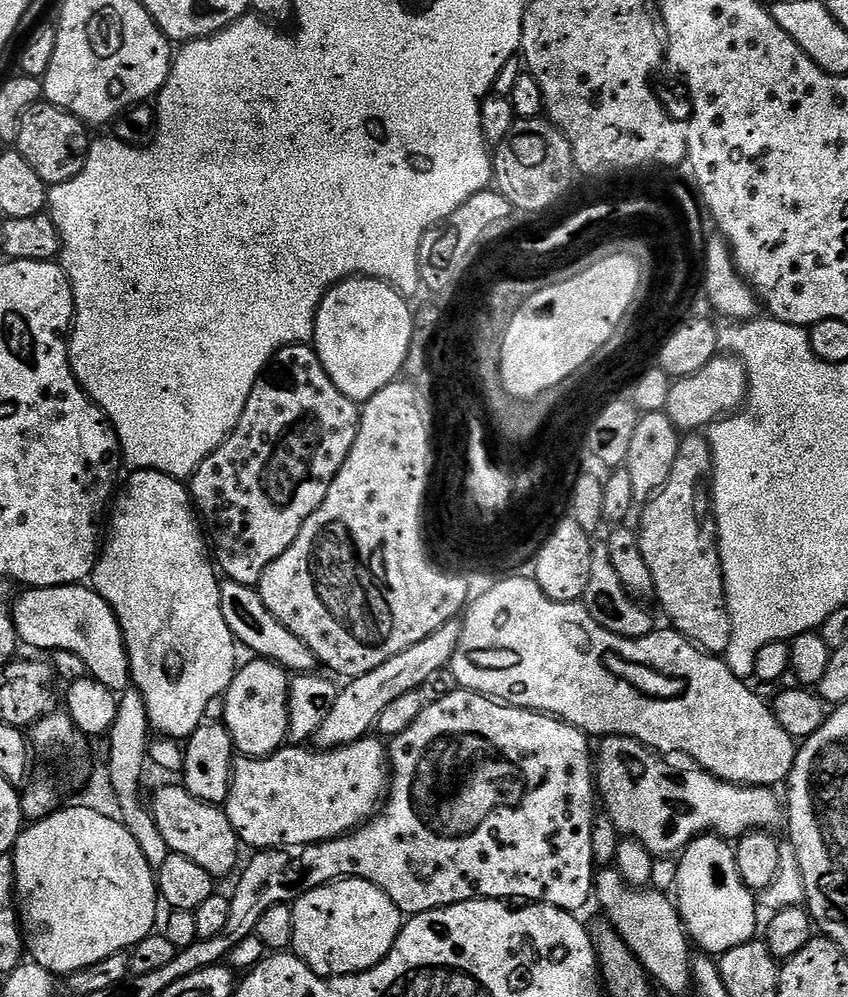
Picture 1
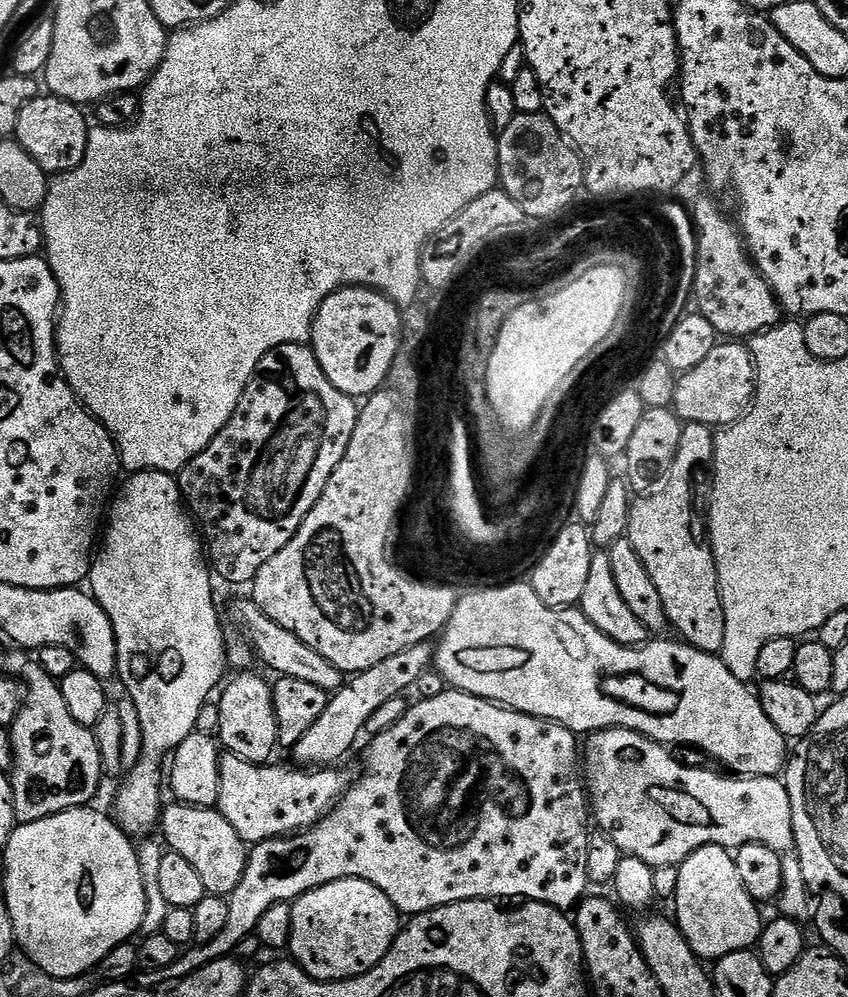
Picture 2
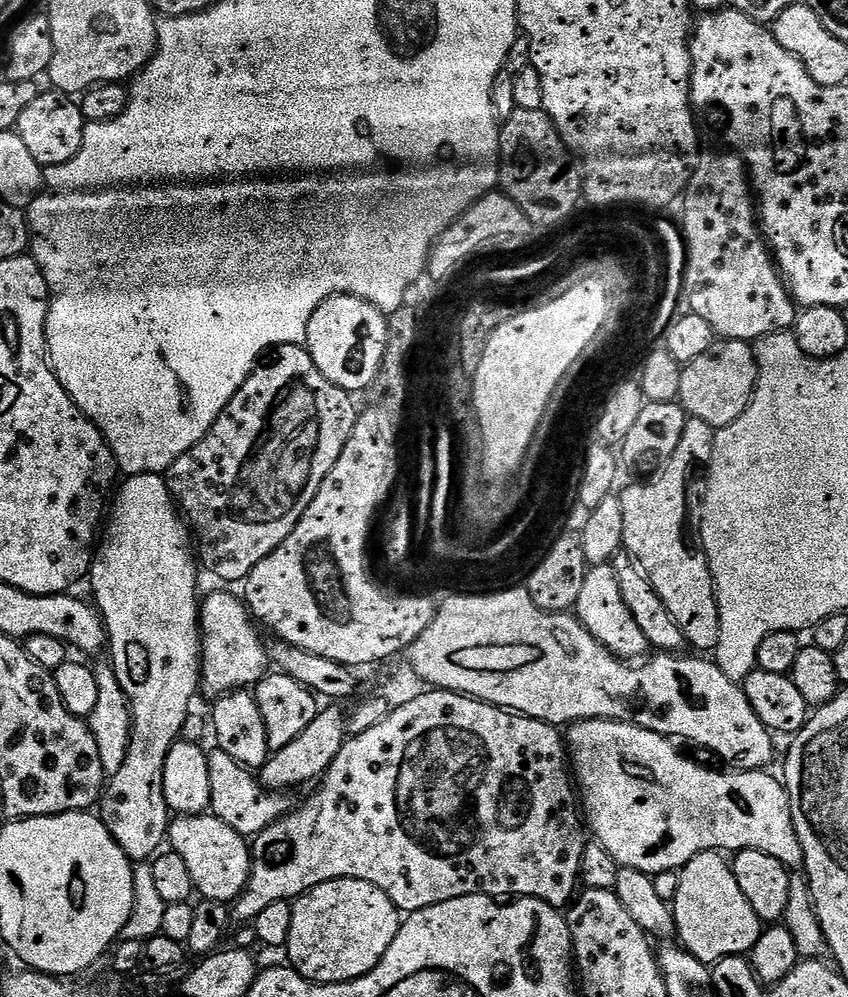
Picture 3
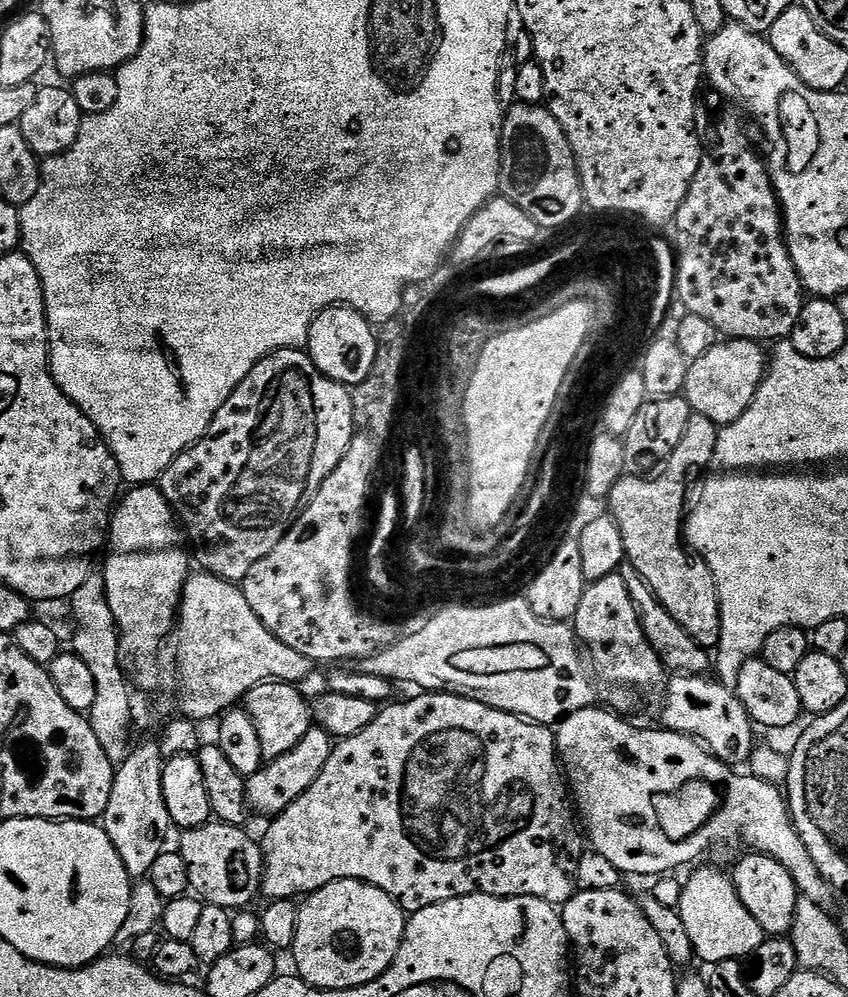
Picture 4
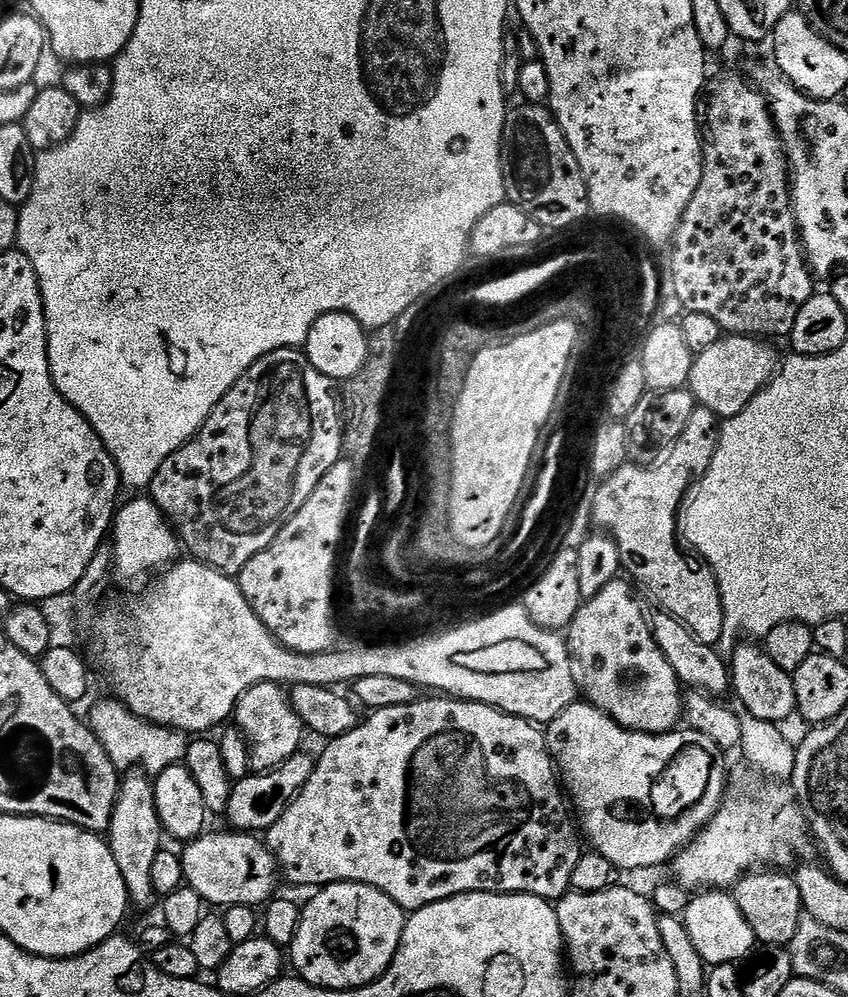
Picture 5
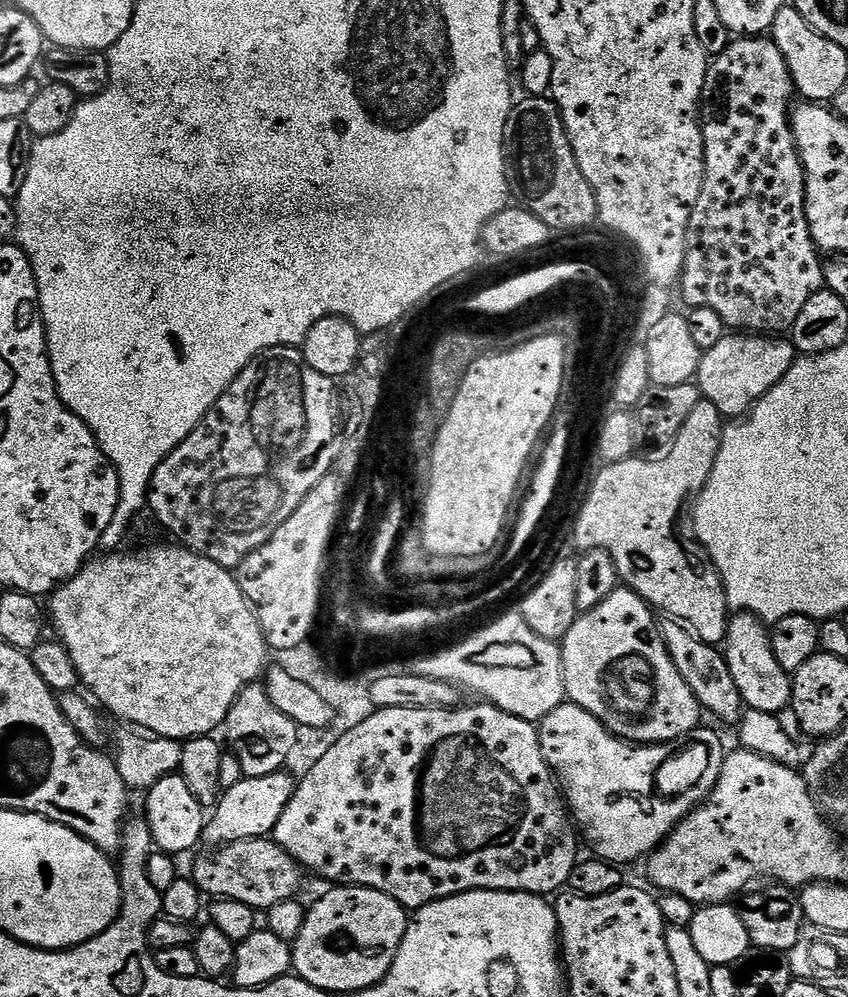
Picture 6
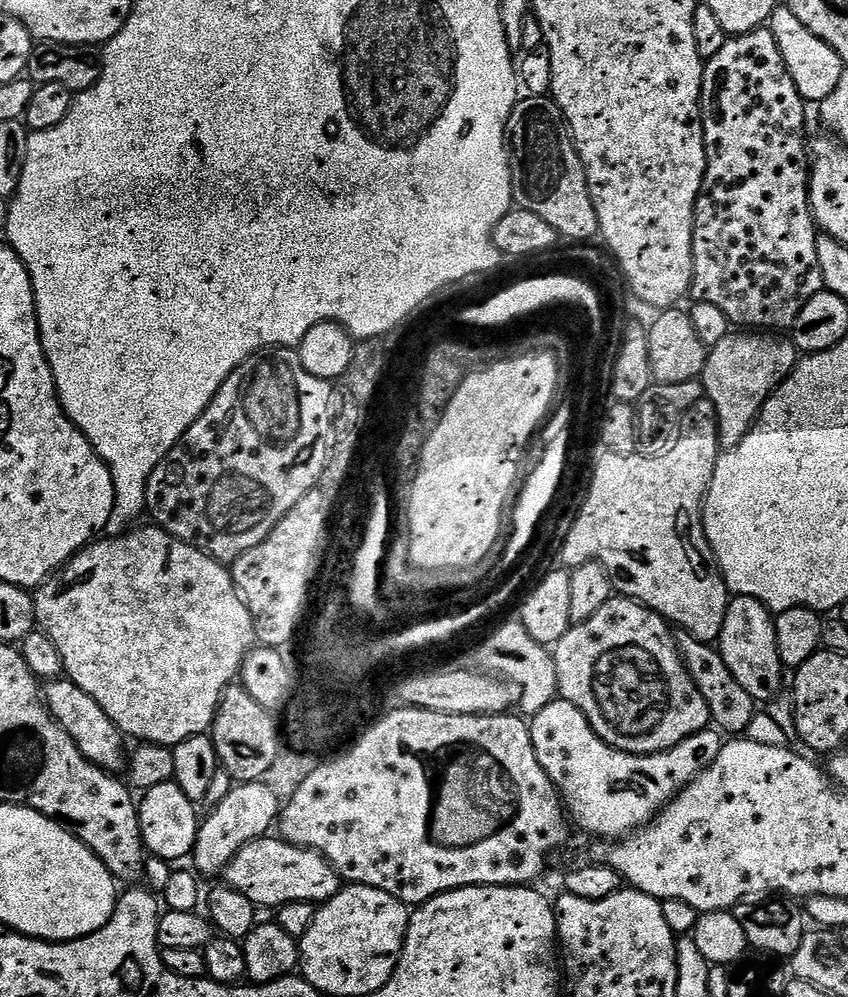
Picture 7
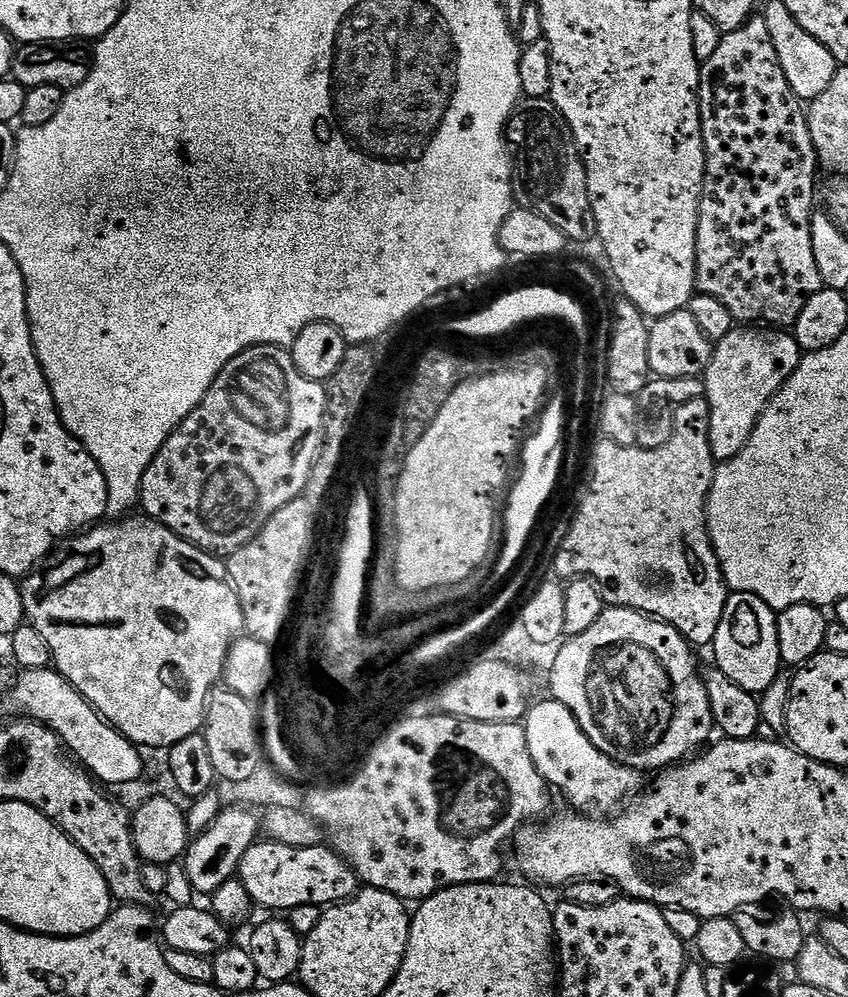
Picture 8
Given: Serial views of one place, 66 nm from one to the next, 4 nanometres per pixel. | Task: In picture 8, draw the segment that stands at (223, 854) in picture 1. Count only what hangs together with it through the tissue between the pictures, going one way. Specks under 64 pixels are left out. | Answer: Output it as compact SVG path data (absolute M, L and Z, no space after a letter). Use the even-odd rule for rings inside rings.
M271 838L265 841L265 844L257 842L248 847L238 873L253 905L260 907L261 904L264 908L273 908L276 911L273 913L284 914L294 906L331 906L351 900L356 895L356 871L331 847L299 848L277 844Z

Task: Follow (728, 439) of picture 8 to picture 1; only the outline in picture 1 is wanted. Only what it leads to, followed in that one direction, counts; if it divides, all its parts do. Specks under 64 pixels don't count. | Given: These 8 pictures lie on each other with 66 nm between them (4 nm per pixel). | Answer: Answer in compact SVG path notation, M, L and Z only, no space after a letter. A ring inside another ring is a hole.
M717 354L713 360L706 362L706 366L702 366L702 370L698 370L698 374L681 376L673 383L666 411L681 433L692 434L707 429L725 414L739 409L747 394L748 375L744 363L731 354Z

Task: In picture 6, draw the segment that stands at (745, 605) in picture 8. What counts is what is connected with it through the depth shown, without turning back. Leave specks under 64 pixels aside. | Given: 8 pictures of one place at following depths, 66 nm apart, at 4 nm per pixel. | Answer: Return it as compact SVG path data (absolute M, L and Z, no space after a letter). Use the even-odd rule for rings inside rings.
M735 613L725 632L724 653L730 674L738 686L747 709L777 715L791 705L792 681L774 658L771 637L765 625L756 616Z

